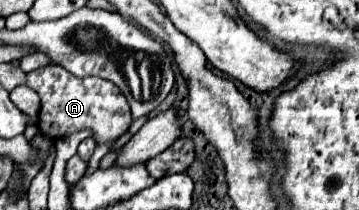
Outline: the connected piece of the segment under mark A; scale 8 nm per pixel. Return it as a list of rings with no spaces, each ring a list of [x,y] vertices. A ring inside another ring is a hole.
[[[47,64],[27,74],[27,86],[41,96],[37,126],[39,126],[39,134],[43,134],[49,140],[57,142],[75,132],[91,130],[93,140],[97,144],[107,144],[123,136],[133,122],[127,98],[109,80],[95,78],[95,76],[77,78],[57,64]]]

